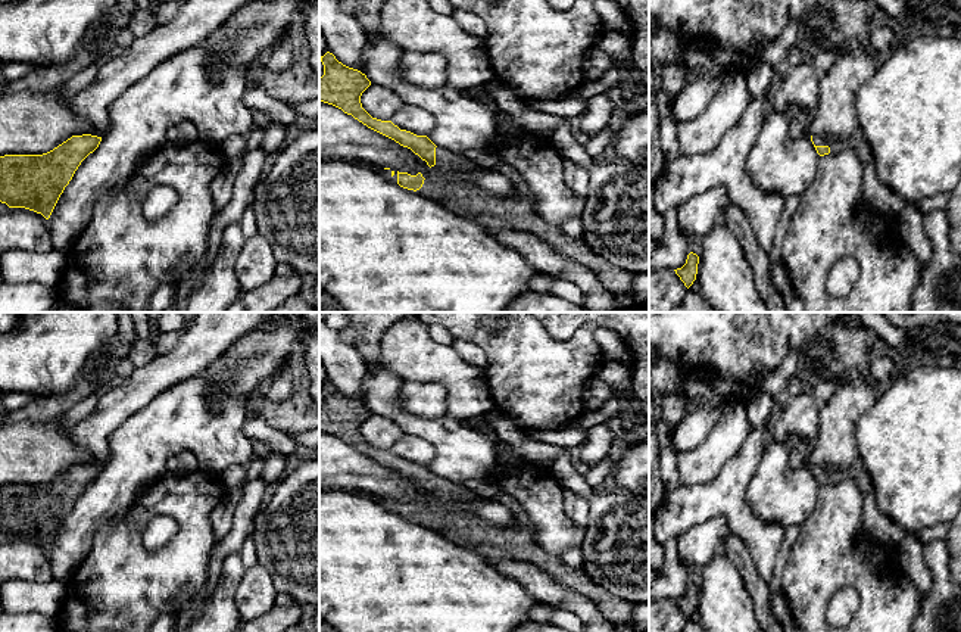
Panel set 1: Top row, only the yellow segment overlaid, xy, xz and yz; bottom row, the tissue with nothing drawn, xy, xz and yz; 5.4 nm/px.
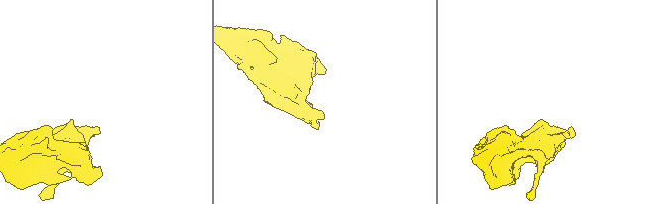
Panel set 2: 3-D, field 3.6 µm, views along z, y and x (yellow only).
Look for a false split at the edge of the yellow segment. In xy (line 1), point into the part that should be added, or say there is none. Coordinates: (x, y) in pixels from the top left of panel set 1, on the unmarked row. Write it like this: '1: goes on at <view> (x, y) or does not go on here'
1: does not go on here

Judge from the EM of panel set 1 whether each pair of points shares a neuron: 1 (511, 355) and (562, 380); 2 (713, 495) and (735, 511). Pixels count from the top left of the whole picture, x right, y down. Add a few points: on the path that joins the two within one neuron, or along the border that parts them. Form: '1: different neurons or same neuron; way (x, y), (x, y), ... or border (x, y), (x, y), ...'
1: same neuron; way (524, 367), (537, 380), (549, 380)
2: same neuron; way (718, 497), (729, 506)

